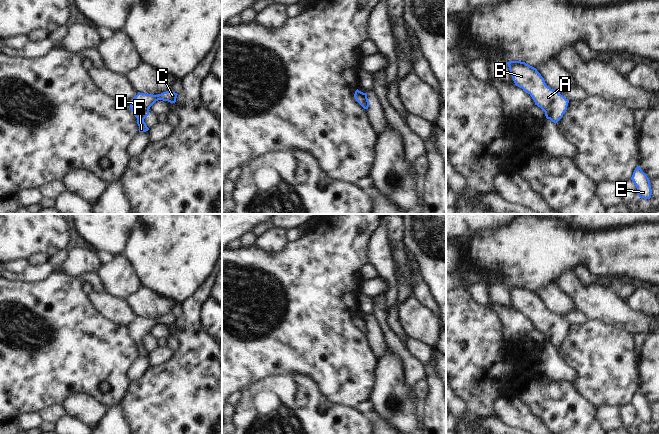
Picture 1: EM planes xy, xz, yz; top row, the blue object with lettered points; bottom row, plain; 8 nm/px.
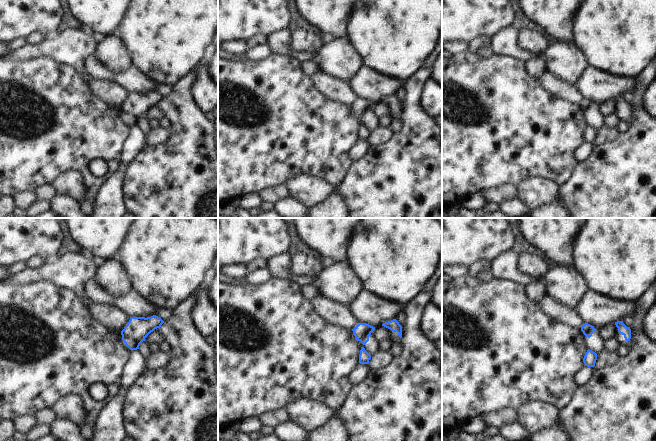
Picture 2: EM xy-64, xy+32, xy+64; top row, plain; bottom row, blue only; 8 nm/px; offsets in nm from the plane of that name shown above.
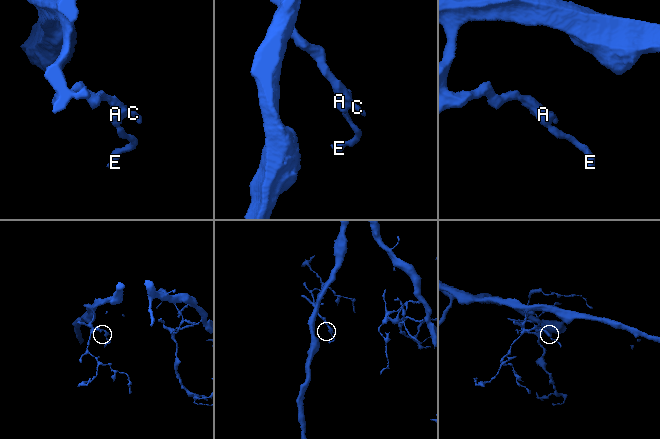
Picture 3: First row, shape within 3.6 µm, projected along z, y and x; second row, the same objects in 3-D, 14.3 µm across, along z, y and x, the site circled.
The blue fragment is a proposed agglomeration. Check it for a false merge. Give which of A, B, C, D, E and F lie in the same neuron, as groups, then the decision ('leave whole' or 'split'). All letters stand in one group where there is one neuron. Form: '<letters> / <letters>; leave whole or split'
A B C D E F; leave whole

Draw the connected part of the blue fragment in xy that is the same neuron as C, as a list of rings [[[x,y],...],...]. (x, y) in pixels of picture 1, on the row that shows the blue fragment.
[[[166,91],[158,95],[140,93],[130,101],[130,108],[134,116],[137,118],[137,124],[139,126],[139,132],[146,132],[149,130],[144,119],[149,115],[150,107],[158,100],[168,101],[175,103],[177,93],[173,91]]]

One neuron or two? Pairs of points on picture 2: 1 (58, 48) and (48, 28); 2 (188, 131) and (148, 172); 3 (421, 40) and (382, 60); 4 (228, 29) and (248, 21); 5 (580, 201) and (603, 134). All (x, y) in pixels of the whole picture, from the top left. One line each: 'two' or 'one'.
1: two
2: one
3: one
4: one
5: two

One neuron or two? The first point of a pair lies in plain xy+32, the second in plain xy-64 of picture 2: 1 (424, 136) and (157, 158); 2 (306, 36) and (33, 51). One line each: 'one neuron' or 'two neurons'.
1: one neuron
2: one neuron

